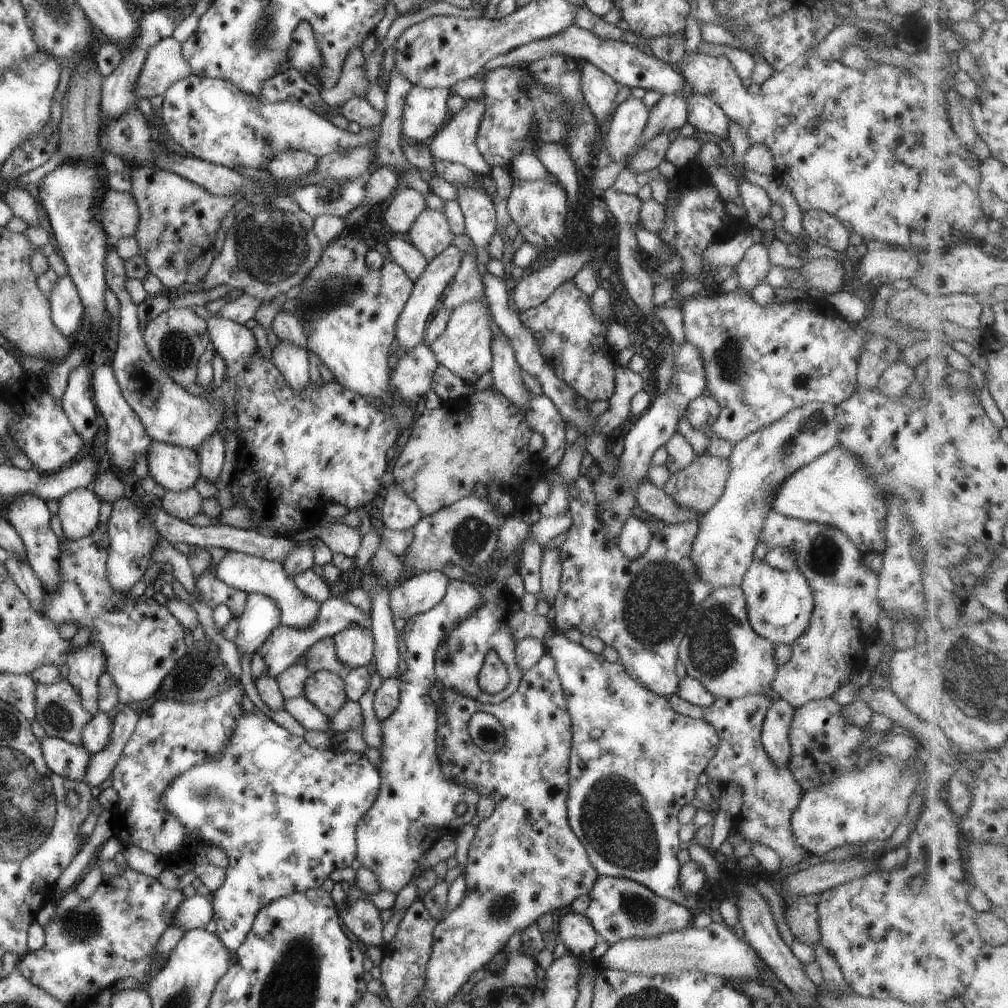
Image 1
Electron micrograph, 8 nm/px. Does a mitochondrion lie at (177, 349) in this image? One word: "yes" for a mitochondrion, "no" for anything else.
yes

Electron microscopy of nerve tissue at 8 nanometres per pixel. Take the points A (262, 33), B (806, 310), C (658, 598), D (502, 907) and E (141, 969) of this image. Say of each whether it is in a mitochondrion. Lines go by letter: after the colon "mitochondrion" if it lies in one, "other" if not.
A: mitochondrion
B: other
C: mitochondrion
D: mitochondrion
E: other

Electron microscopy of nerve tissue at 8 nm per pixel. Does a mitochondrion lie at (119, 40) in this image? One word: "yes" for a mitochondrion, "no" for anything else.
no

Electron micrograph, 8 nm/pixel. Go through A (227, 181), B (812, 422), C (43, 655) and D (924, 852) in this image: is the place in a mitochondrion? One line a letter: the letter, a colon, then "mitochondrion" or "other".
A: other
B: mitochondrion
C: other
D: other

